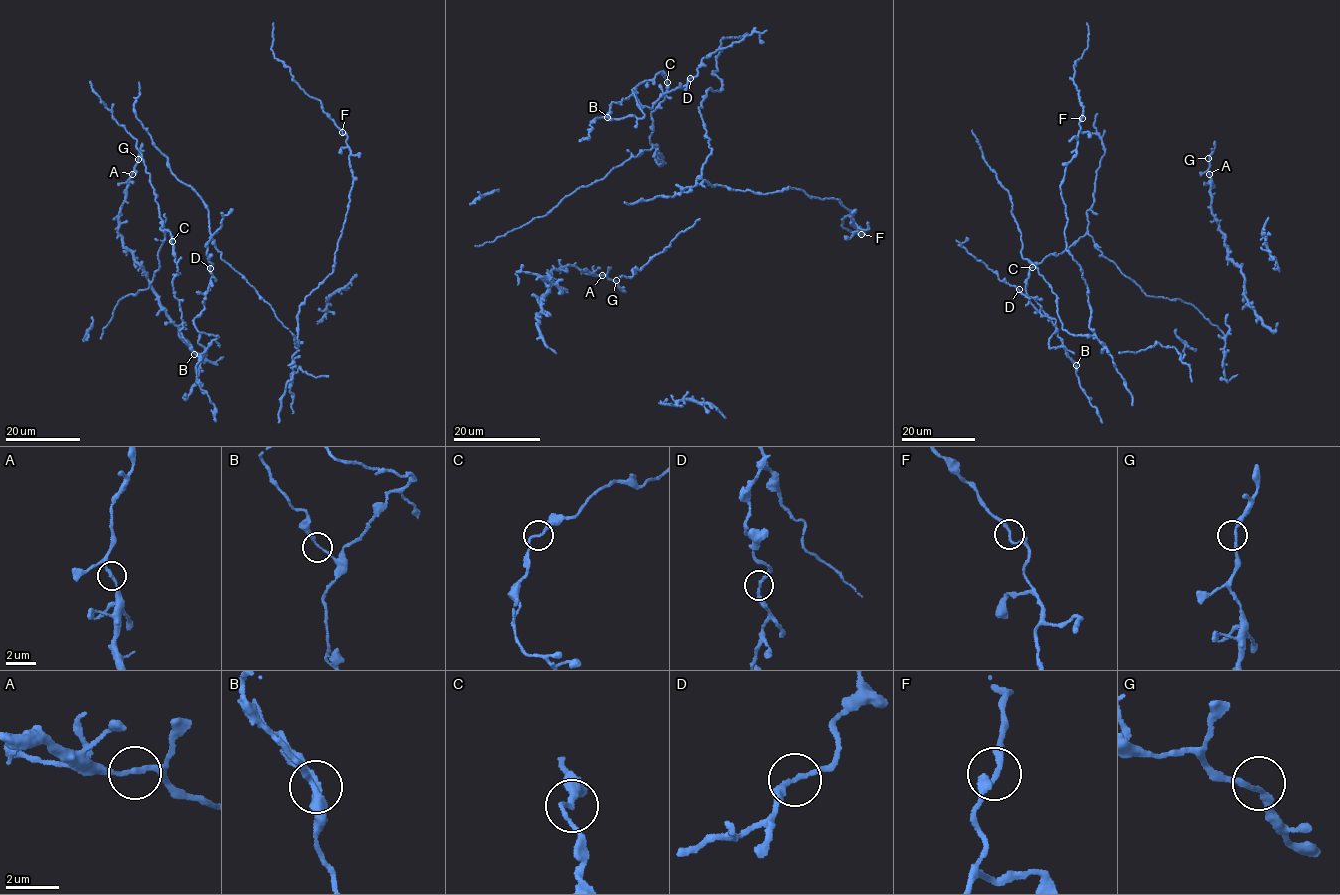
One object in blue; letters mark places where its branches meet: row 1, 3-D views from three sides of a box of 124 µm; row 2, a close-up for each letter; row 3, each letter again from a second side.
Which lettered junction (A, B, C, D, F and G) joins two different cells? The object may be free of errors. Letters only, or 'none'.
none

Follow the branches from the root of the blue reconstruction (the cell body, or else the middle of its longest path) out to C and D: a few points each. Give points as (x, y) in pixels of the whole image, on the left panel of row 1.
C: (191, 345), (180, 331), (182, 312), (172, 284), (178, 269), (172, 241)
D: (191, 345), (198, 356), (218, 336), (200, 332), (193, 323), (204, 308), (203, 303), (212, 275), (210, 268)

